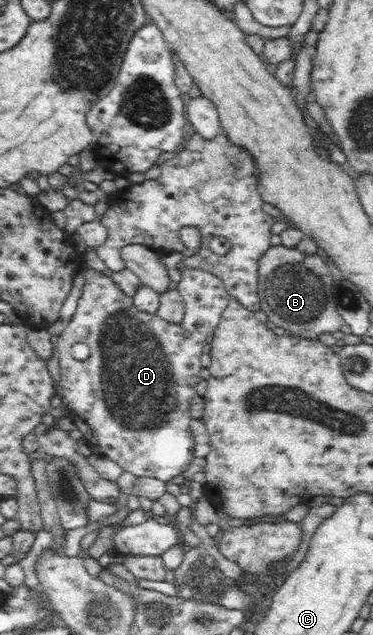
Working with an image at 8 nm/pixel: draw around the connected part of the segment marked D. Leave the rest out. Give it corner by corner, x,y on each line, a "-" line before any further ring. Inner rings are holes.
183,267
179,272
181,280
179,280
177,285
177,291
184,300
184,318
179,323
173,323
161,319
156,314
139,311
133,305
131,297
123,293
121,289
118,289
111,277
107,277
102,272
86,268
84,272
86,282
82,290
82,295
78,300
77,312
67,323
65,331
57,338
57,354
59,355
59,367
61,368
60,383
63,386
62,397
69,402
69,416
75,423
76,428
83,434
83,441
91,449
92,455
103,455
119,463
119,466
123,467
124,471
129,471
138,477
155,477
167,482
177,475
181,475
189,464
193,462
193,459
196,458
193,435
190,431
190,422
193,418
188,412
188,406
190,405
190,399
193,398
197,384
201,382
201,369
203,368
201,365
201,356
204,354
203,348
207,344
207,338
211,334
214,334
217,326
220,324
220,317
226,310
231,298
230,294
226,291
223,281
213,276
209,271
-
75,344
85,344
85,346
88,346
89,357
85,358
85,360
75,358
75,354
73,354
73,346

